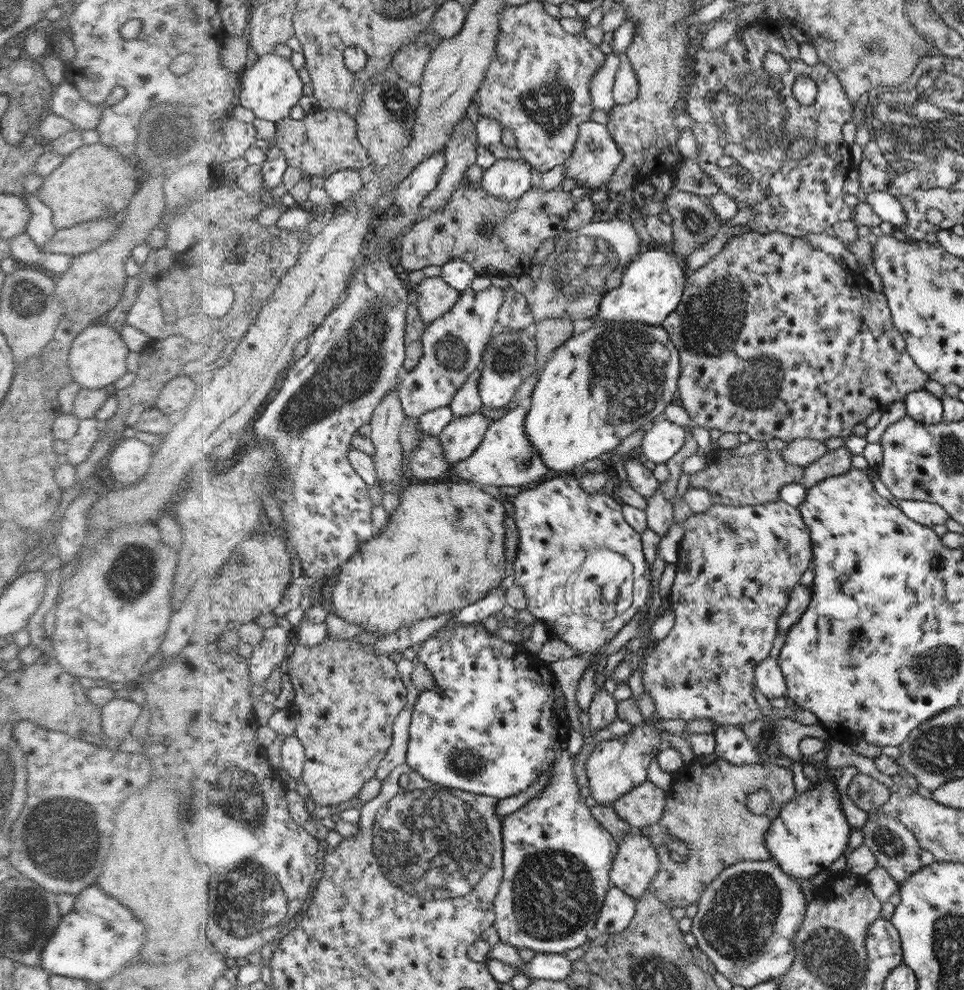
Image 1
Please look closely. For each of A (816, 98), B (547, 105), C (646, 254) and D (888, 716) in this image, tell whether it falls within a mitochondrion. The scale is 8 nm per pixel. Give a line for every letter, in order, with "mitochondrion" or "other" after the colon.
A: other
B: mitochondrion
C: other
D: other

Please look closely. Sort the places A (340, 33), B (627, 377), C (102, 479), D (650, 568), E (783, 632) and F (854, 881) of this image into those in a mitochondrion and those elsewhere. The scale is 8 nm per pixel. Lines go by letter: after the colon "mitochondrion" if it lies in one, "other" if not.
A: other
B: mitochondrion
C: other
D: other
E: other
F: other

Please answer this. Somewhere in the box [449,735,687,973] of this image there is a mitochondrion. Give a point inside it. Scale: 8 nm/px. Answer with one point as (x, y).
(553, 895)

